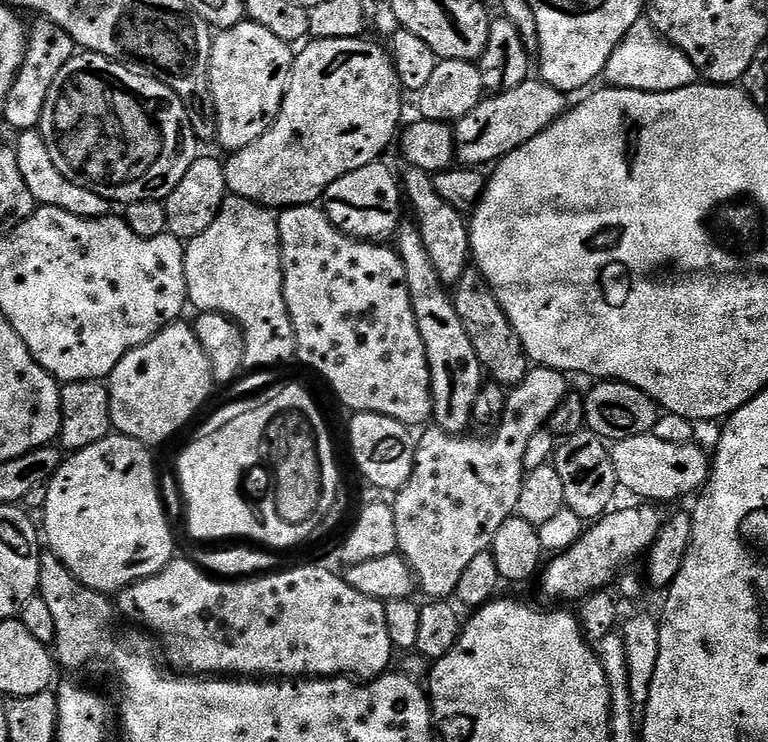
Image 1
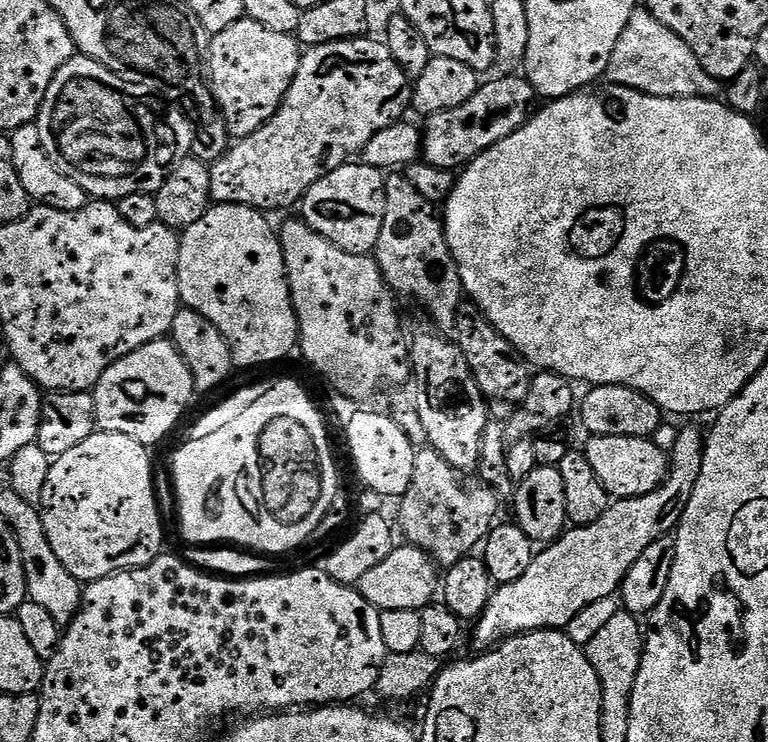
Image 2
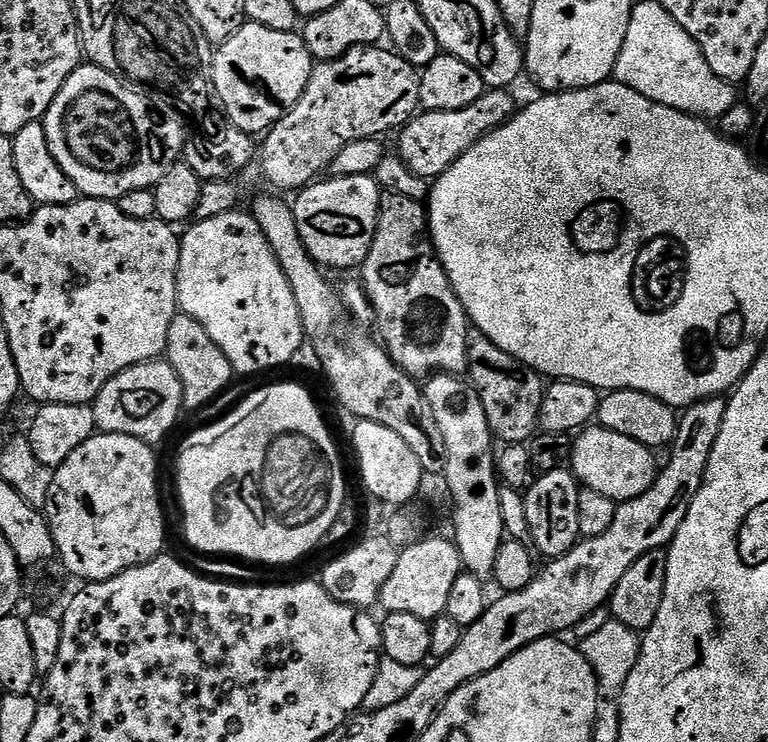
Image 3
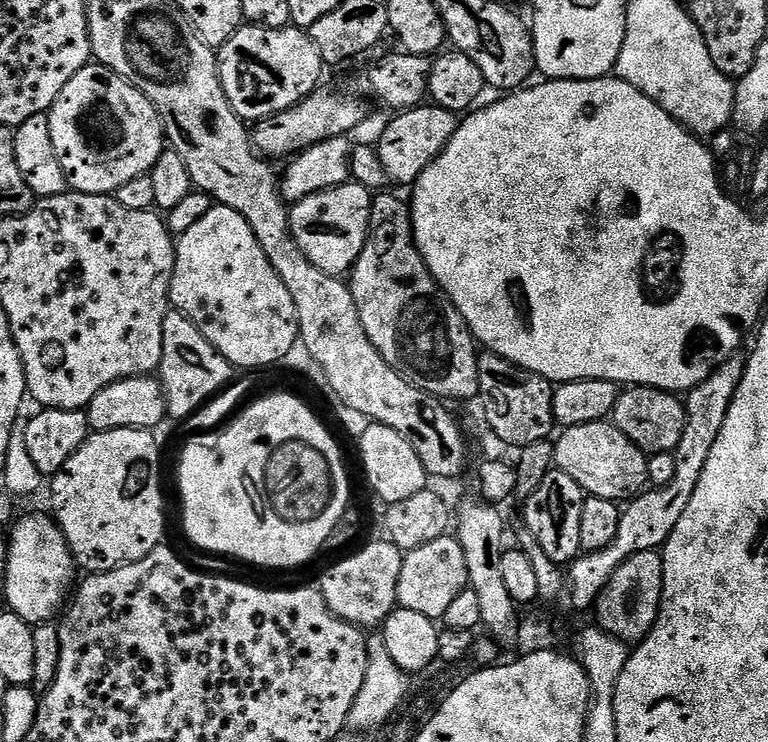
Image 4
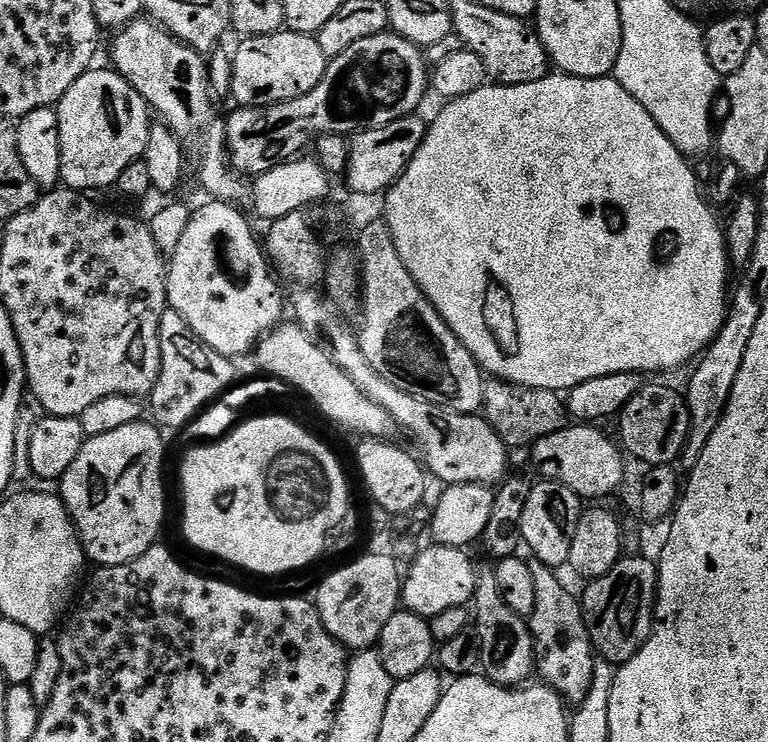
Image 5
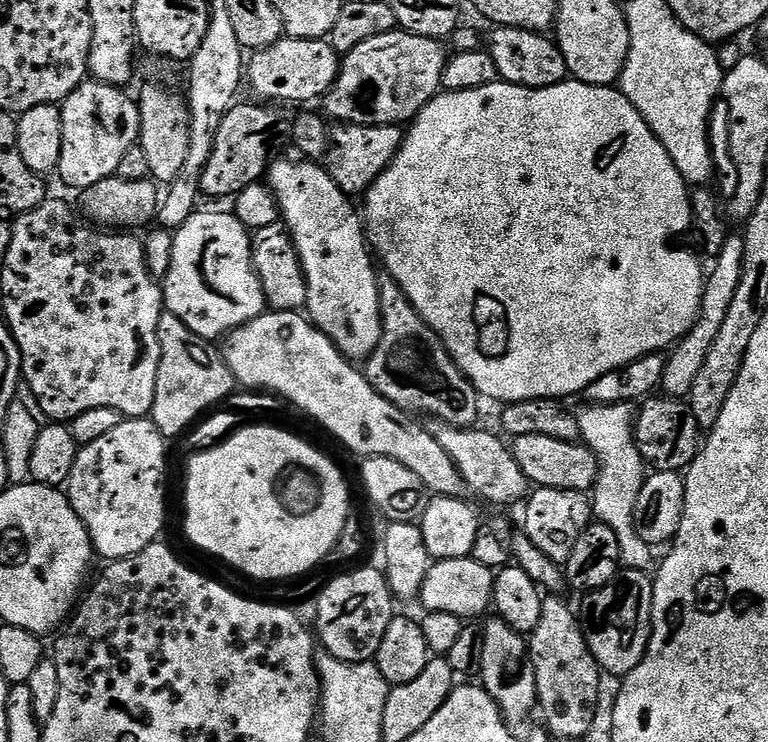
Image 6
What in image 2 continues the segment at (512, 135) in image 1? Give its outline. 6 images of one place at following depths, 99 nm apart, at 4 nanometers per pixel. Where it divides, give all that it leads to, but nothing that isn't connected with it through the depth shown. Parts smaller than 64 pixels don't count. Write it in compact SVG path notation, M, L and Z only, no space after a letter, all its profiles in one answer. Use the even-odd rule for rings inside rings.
M523 75L504 76L501 80L481 83L480 89L462 106L454 106L454 110L442 110L438 114L427 117L423 125L423 151L425 161L435 167L451 170L463 169L478 154L490 150L502 138L514 134L523 126L534 111L532 103L538 100L538 93L532 83Z

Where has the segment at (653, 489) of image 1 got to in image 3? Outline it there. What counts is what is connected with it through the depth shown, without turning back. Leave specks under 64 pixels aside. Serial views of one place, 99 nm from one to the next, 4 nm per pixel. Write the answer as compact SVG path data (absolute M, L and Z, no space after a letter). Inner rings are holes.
M599 426L585 427L573 439L570 463L572 475L583 487L598 494L606 494L606 498L617 502L633 500L646 494L658 475L653 449L642 442L634 442L634 438L626 438L626 434Z

